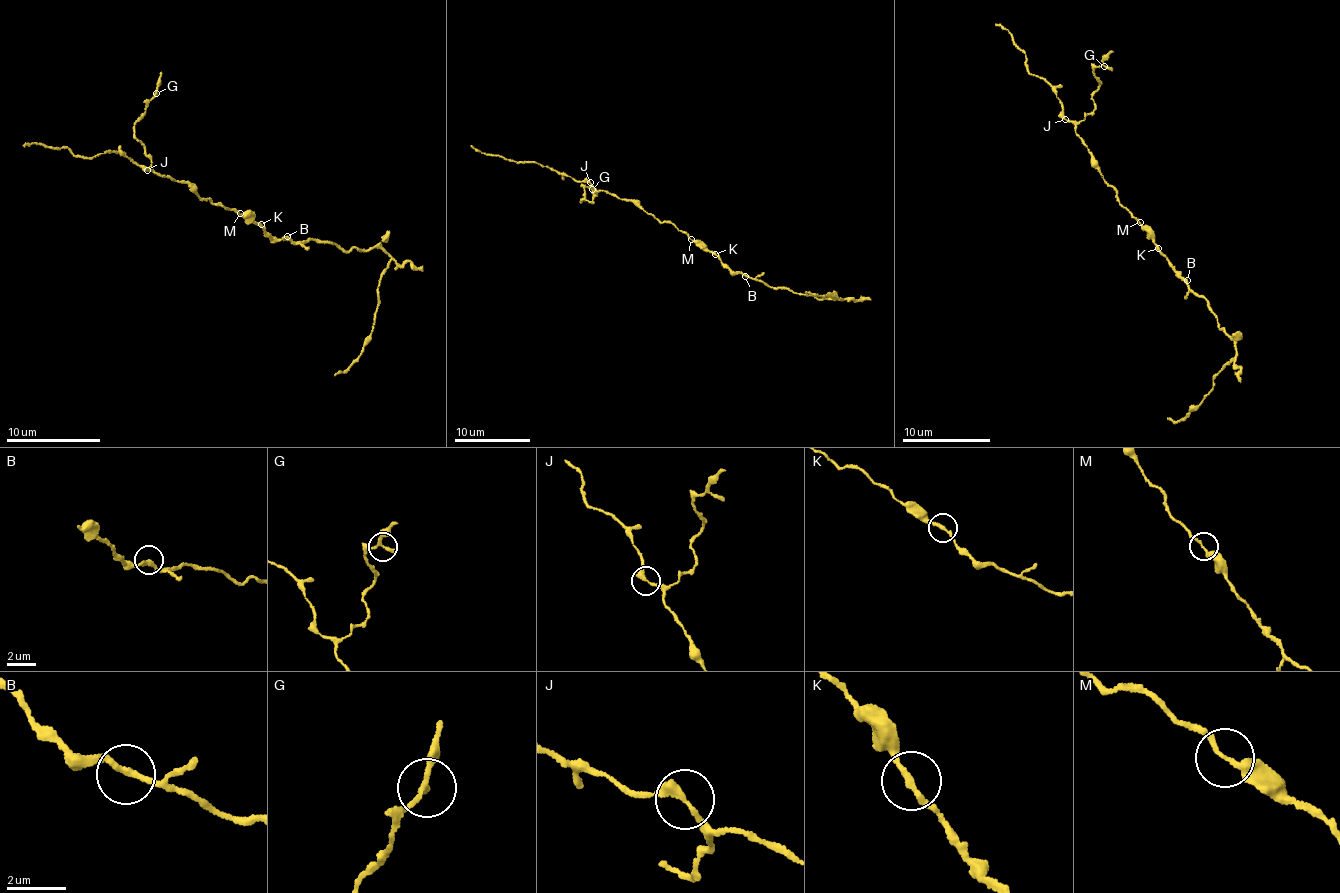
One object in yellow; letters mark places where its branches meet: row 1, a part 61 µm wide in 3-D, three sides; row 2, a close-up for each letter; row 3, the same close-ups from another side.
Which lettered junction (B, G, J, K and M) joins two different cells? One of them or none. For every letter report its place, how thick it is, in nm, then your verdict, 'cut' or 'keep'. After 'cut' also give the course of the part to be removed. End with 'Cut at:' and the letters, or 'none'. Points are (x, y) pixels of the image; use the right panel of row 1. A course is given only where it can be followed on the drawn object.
B: at (1187, 280); 240 nm thick; keep
G: at (1104, 66); 220 nm thick; keep
J: at (1065, 119); 280 nm thick; keep
K: at (1158, 248); 220 nm thick; keep
M: at (1140, 222); 200 nm thick; keep
Cut at: none

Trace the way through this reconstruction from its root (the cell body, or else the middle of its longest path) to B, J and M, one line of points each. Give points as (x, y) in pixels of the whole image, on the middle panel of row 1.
B: (704, 251), (713, 252), (732, 272), (745, 276)
J: (704, 251), (671, 223), (660, 222), (633, 202), (618, 199), (590, 183)
M: (704, 251), (690, 239)

